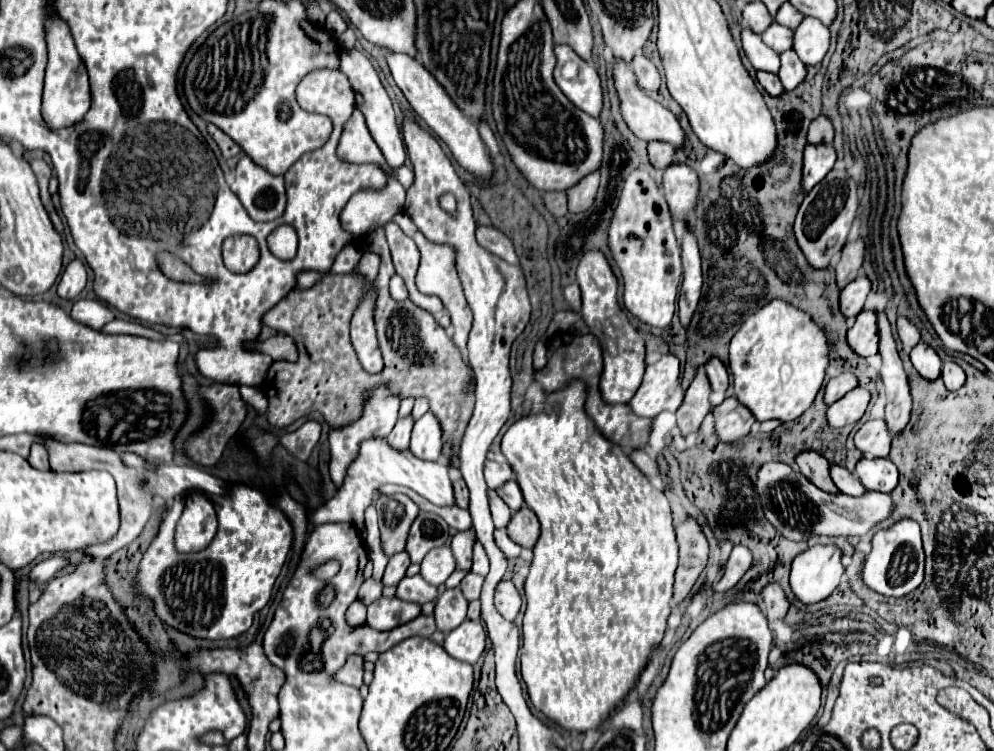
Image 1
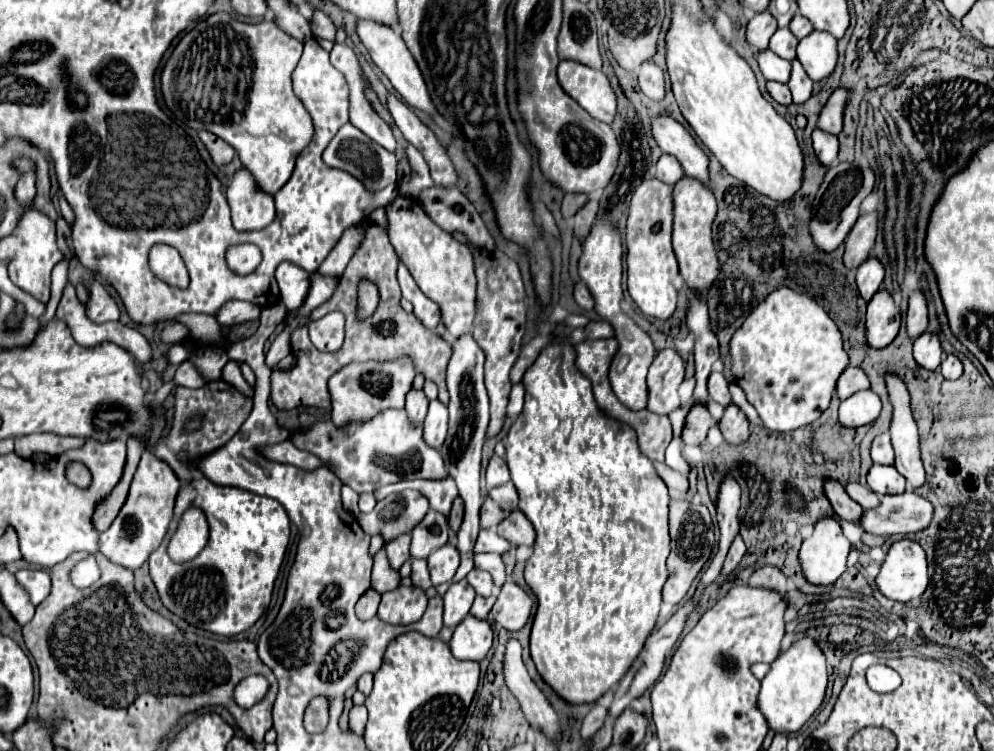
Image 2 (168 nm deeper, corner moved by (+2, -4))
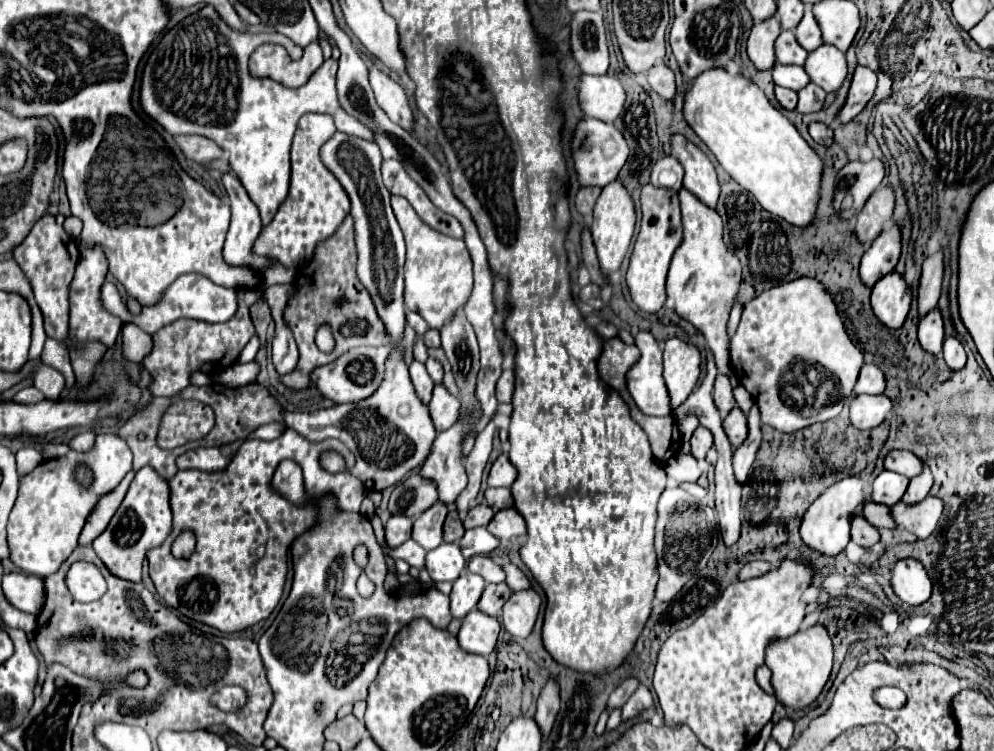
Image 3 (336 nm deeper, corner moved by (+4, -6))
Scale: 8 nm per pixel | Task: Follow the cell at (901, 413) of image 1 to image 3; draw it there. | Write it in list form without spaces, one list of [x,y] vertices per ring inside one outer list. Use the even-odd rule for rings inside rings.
[[[926,468],[926,472],[922,472],[922,476],[916,476],[910,480],[910,486],[908,486],[906,494],[902,496],[902,502],[908,506],[918,504],[928,496],[930,488],[932,488],[932,472],[930,472],[930,468]]]

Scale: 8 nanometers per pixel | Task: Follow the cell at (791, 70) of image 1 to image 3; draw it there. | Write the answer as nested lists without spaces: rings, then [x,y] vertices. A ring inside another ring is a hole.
[[[808,84],[806,88],[802,88],[802,92],[798,92],[798,112],[800,114],[810,114],[810,112],[820,112],[826,100],[826,92],[822,88],[818,88],[816,84]]]

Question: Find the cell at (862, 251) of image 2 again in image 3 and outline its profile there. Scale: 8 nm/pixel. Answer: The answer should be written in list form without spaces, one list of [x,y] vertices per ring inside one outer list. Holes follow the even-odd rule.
[[[882,184],[856,214],[856,236],[860,236],[864,244],[870,244],[882,232],[884,224],[892,220],[894,200],[894,188],[890,184]]]

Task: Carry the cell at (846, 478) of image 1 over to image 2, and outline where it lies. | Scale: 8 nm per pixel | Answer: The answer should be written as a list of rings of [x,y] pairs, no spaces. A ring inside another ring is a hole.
[[[848,482],[848,484],[844,486],[844,490],[846,490],[846,494],[850,494],[850,498],[852,498],[854,502],[858,502],[862,508],[876,508],[876,504],[880,502],[878,496],[876,496],[870,488],[866,488],[866,486],[858,484],[858,482]]]

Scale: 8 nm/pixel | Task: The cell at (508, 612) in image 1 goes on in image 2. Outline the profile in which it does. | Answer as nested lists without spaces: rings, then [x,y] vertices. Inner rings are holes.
[[[506,582],[486,620],[491,626],[491,622],[494,622],[499,629],[506,628],[510,632],[516,632],[526,624],[532,606],[534,600],[526,590],[522,590],[514,582]]]

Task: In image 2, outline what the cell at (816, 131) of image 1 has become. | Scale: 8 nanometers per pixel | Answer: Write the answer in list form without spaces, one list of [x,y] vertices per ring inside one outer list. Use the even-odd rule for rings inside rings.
[[[838,88],[832,92],[832,96],[828,98],[826,106],[822,108],[820,116],[818,116],[818,124],[816,128],[820,128],[822,132],[830,132],[830,134],[840,134],[842,130],[842,112],[846,106],[846,90]]]

